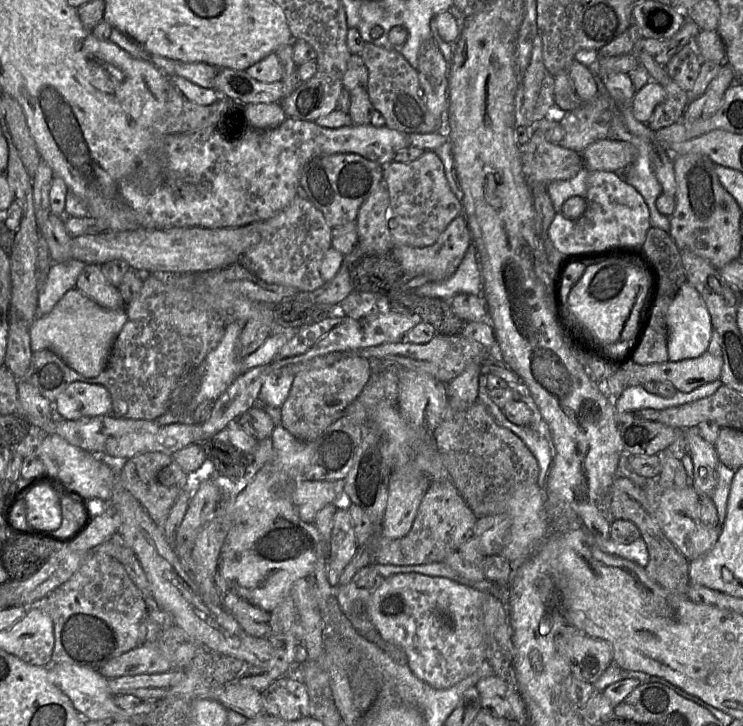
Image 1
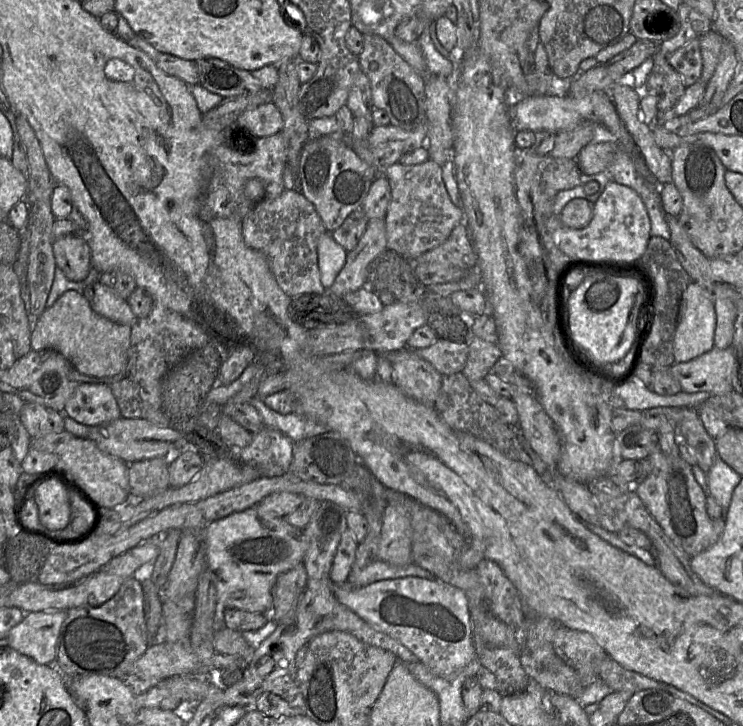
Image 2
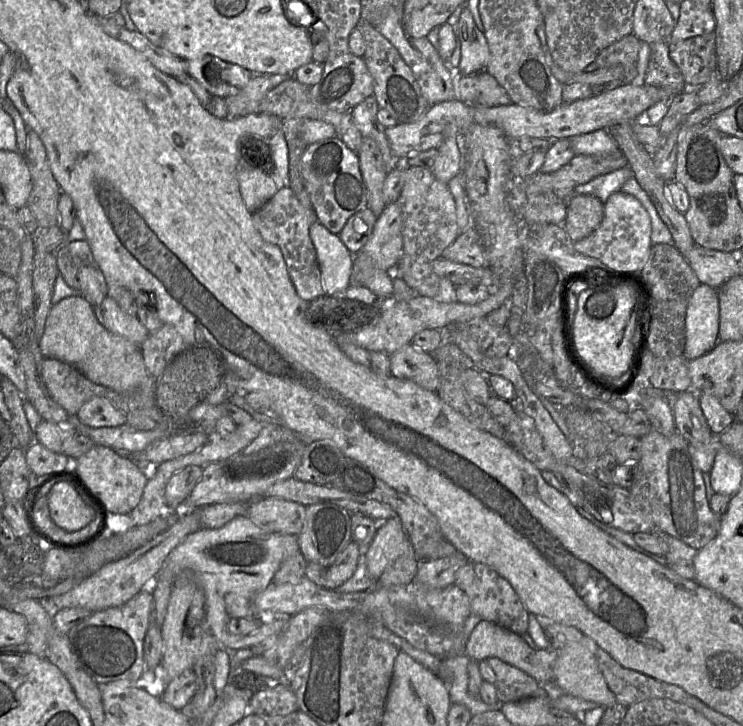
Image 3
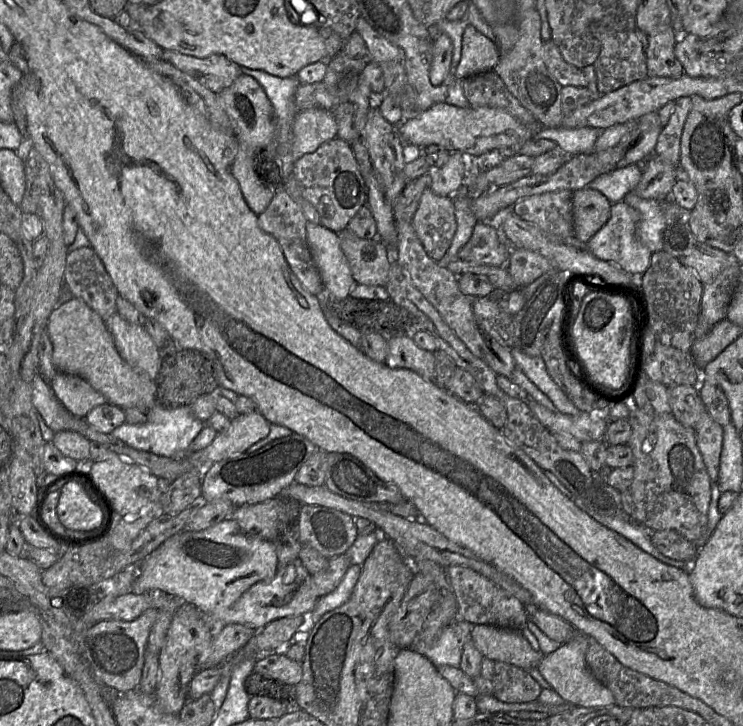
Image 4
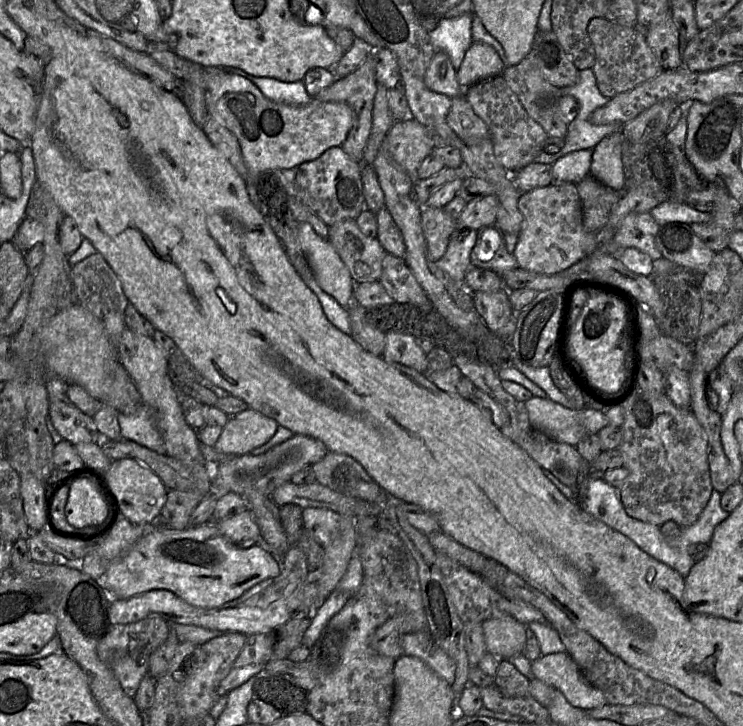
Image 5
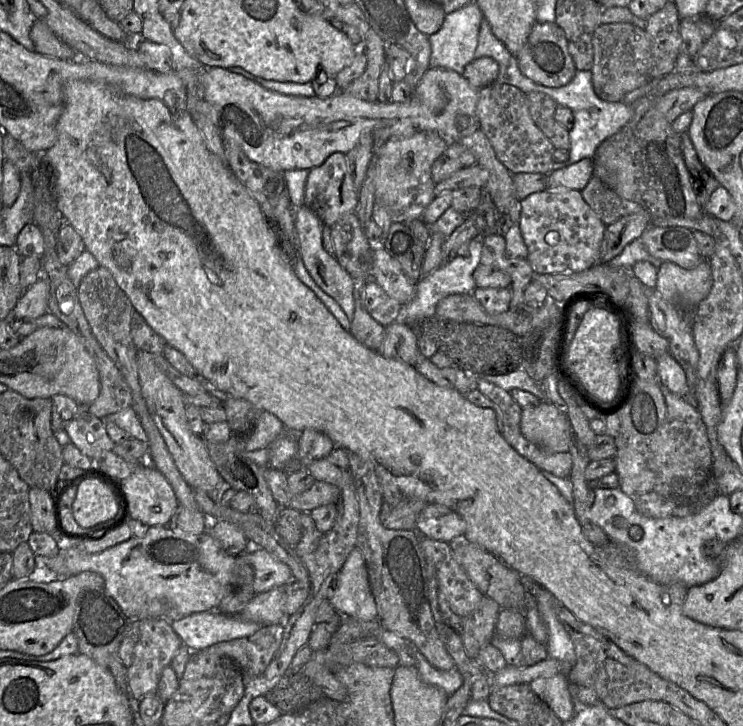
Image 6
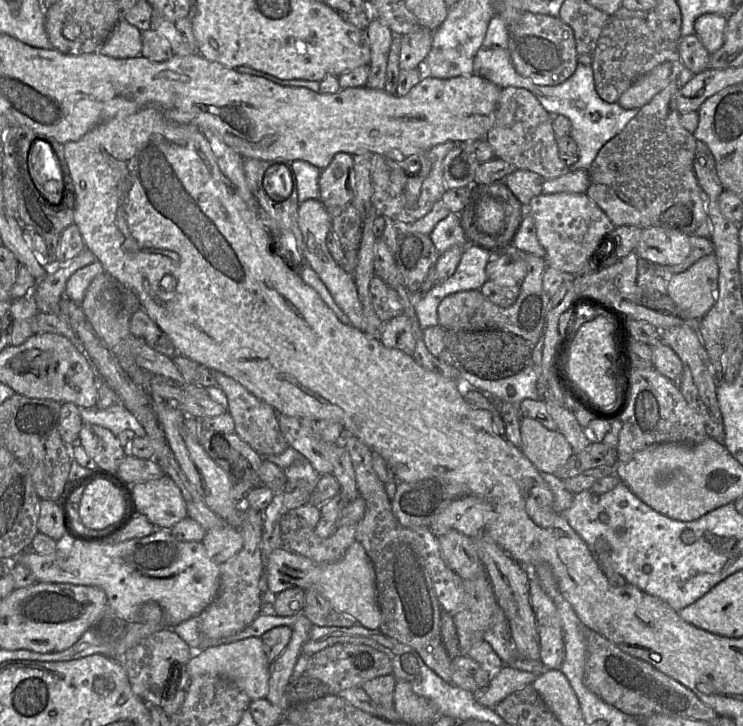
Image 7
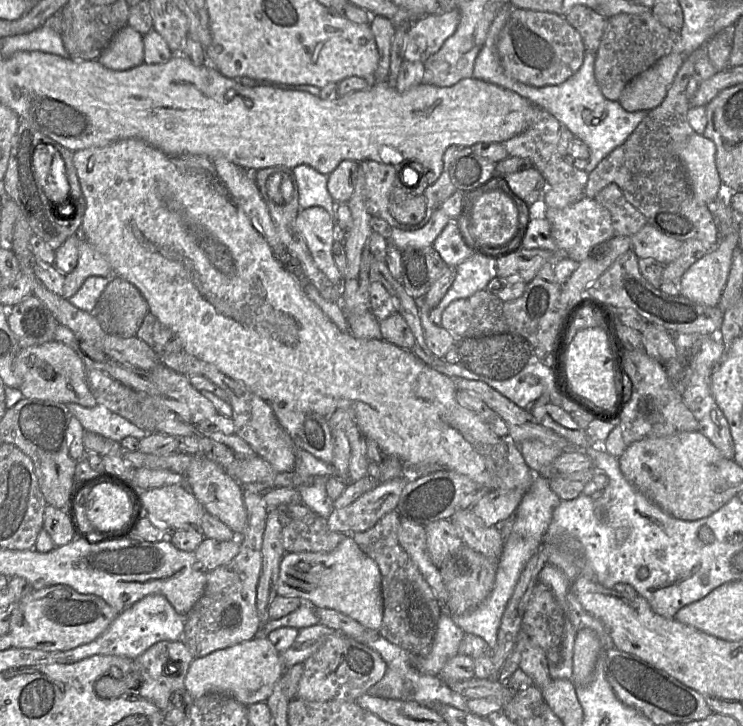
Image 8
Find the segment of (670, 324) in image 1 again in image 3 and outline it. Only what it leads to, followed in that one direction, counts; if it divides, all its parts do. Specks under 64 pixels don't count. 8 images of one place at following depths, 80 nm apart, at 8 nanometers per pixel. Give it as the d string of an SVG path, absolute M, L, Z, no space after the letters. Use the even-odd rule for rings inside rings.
M700 283L687 306L686 341L682 356L691 361L714 349L719 342L719 326L717 289Z

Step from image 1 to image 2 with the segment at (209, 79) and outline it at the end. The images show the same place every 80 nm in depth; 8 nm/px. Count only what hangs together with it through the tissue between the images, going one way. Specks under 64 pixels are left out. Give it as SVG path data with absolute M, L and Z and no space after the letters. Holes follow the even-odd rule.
M134 35L125 41L136 49L143 51L155 65L168 75L175 76L187 85L199 84L197 62L162 53L139 36Z

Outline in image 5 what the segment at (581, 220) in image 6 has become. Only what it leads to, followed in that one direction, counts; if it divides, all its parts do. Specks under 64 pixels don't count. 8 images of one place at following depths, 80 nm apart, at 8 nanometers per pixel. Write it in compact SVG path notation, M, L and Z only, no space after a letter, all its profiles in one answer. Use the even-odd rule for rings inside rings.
M553 182L521 193L518 208L523 215L523 223L513 256L520 269L553 275L587 258L599 246L596 233L588 232L583 226L576 184Z

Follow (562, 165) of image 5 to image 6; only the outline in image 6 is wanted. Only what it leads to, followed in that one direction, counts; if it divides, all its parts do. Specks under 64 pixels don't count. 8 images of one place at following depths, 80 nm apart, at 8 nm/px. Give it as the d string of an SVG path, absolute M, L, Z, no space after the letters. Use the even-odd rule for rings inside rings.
M583 158L548 174L547 190L574 189L582 191L594 175L594 160Z

